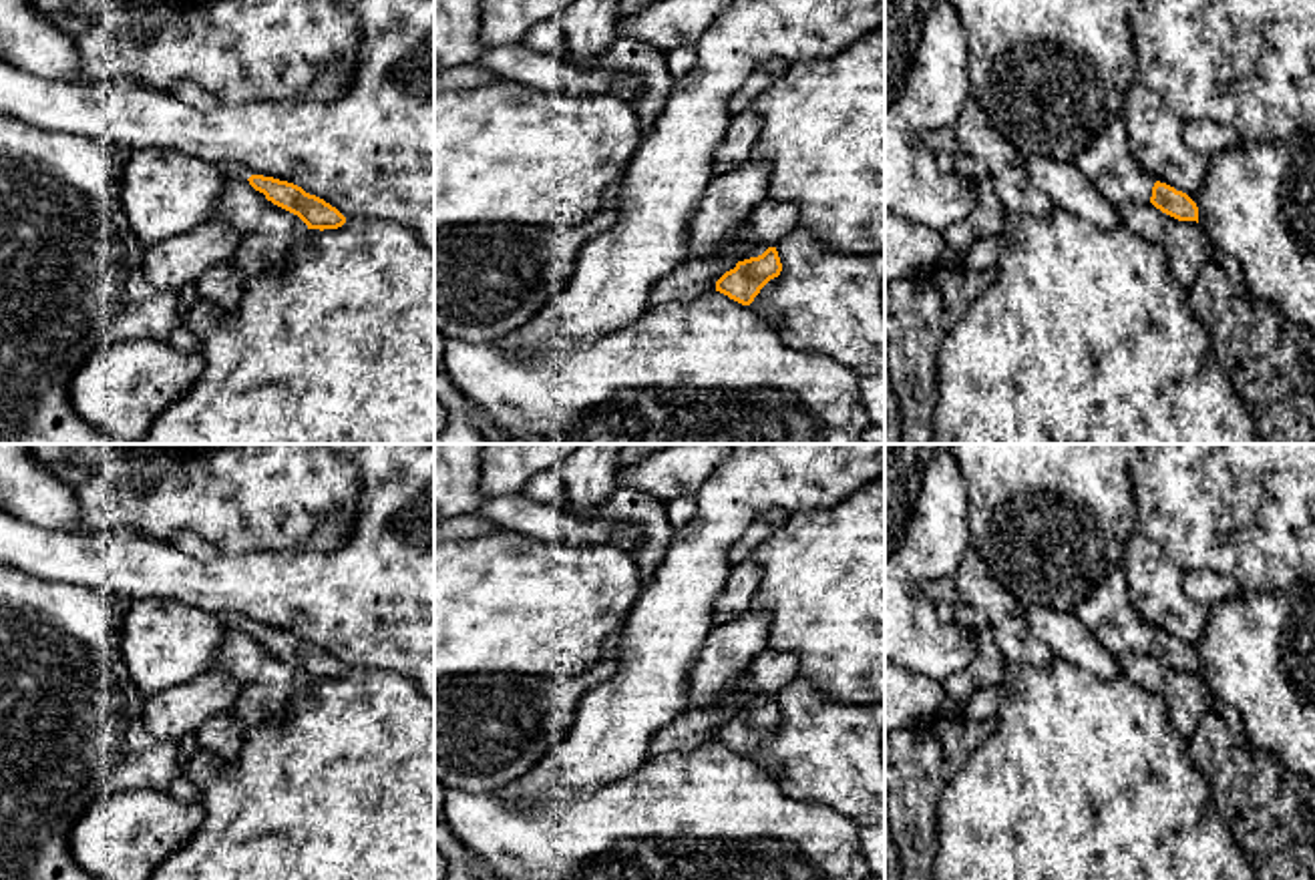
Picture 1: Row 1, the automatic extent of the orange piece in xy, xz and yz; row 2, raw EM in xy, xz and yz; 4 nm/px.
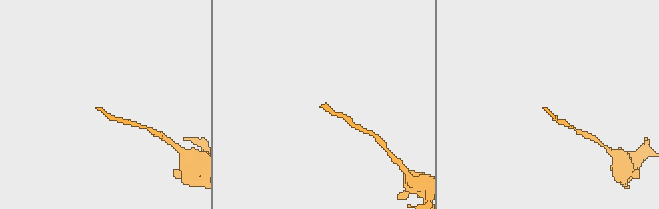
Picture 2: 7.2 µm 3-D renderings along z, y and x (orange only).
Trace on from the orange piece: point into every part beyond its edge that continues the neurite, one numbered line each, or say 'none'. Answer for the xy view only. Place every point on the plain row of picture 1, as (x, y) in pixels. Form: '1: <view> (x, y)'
1: xy (232, 623)

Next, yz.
1: yz (1108, 613)

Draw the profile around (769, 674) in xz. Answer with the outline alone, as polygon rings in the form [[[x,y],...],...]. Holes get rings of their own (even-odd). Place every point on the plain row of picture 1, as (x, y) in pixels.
[[[764,651],[750,665],[750,675],[730,703],[708,709],[688,709],[653,735],[649,757],[674,749],[696,749],[716,741],[716,731],[738,711],[754,707],[758,695],[776,697],[798,673],[800,661],[792,653]]]

